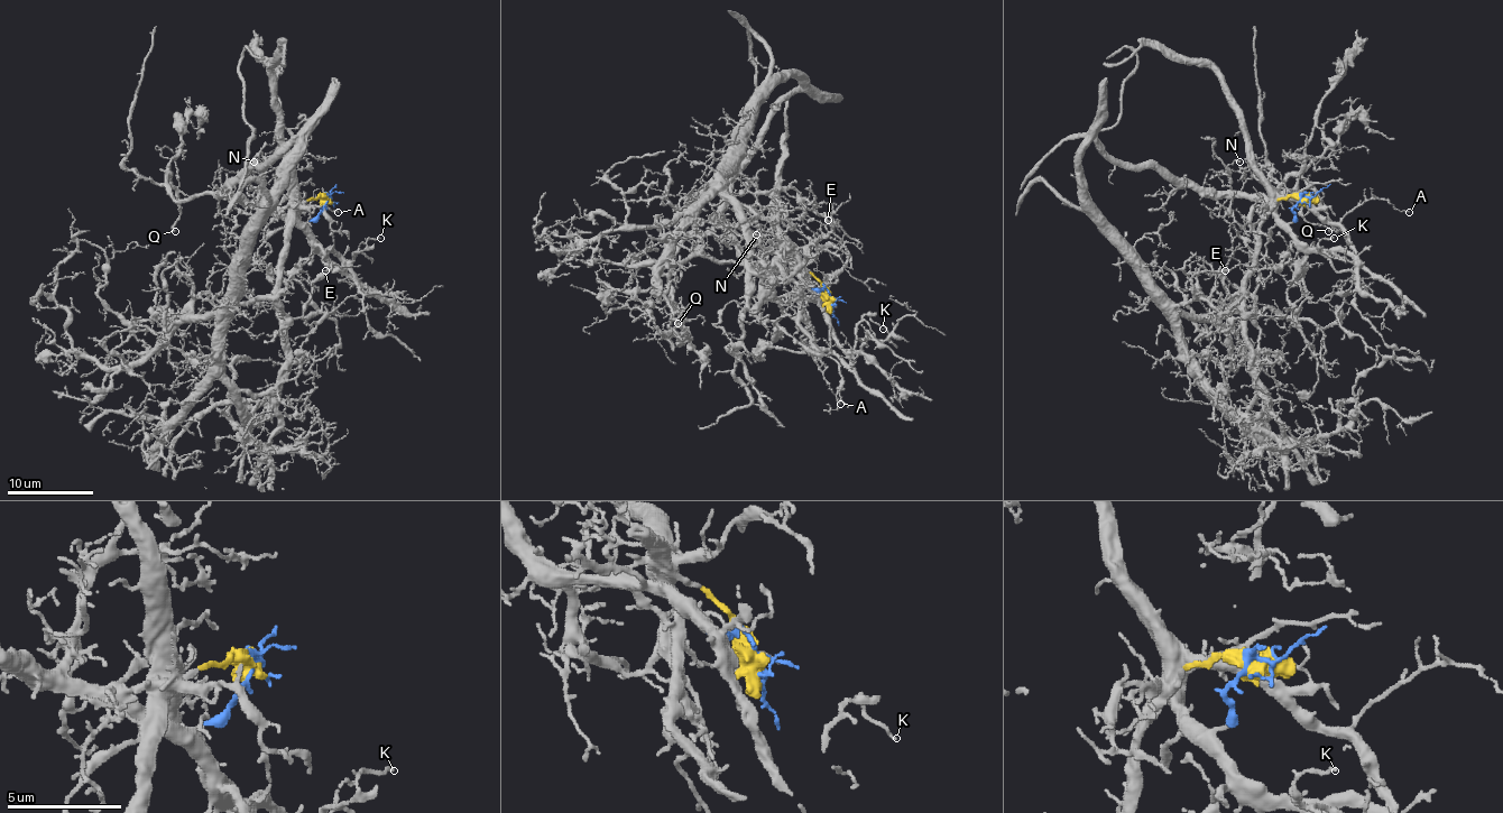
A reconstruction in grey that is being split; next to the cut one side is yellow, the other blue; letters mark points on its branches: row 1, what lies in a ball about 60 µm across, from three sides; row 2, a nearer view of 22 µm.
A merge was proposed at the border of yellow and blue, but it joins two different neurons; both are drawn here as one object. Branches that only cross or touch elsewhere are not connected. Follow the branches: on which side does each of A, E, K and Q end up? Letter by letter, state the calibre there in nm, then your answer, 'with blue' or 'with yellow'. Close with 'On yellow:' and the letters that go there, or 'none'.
A: calibre 100 nm; with yellow
E: calibre 120 nm; with blue
K: calibre 120 nm; with blue
Q: calibre 160 nm; with blue
On yellow: A

